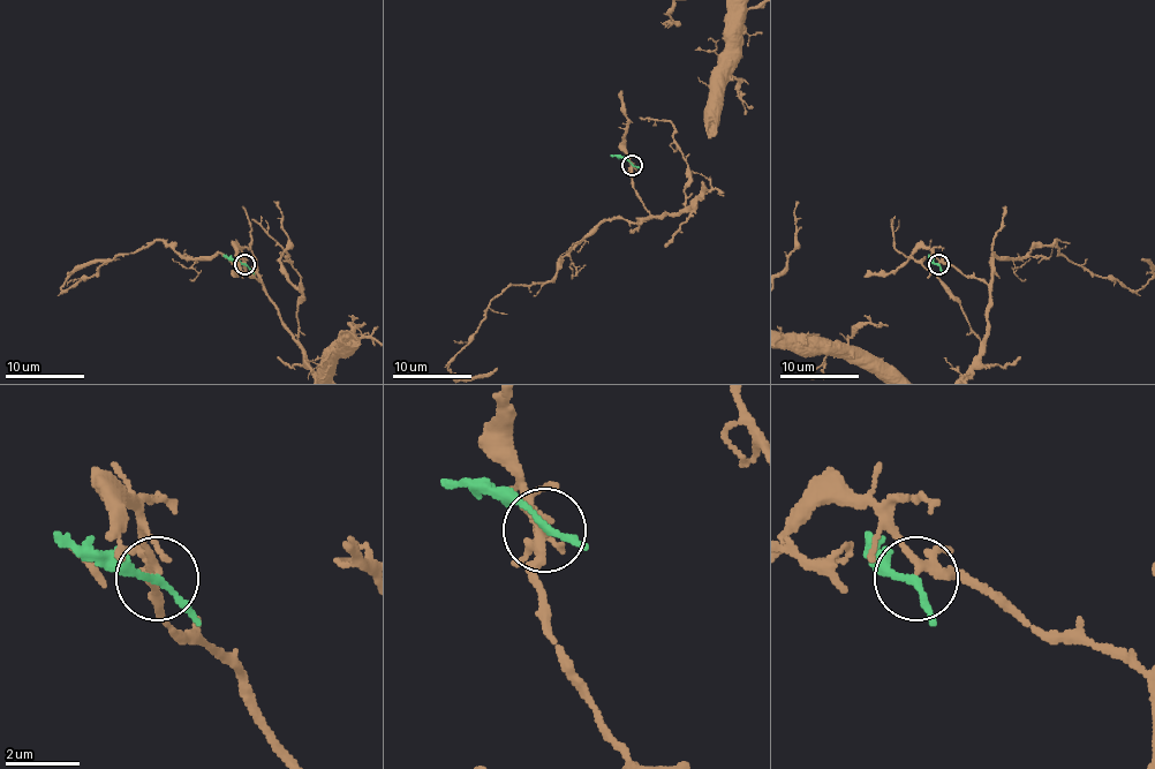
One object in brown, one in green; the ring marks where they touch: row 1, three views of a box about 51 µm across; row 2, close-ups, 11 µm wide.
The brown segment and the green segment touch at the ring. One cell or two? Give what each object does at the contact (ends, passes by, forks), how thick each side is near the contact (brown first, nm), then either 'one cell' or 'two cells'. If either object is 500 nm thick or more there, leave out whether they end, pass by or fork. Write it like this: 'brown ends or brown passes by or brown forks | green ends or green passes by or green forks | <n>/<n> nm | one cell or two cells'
brown forks | green passes by | 180/150 nm | two cells

